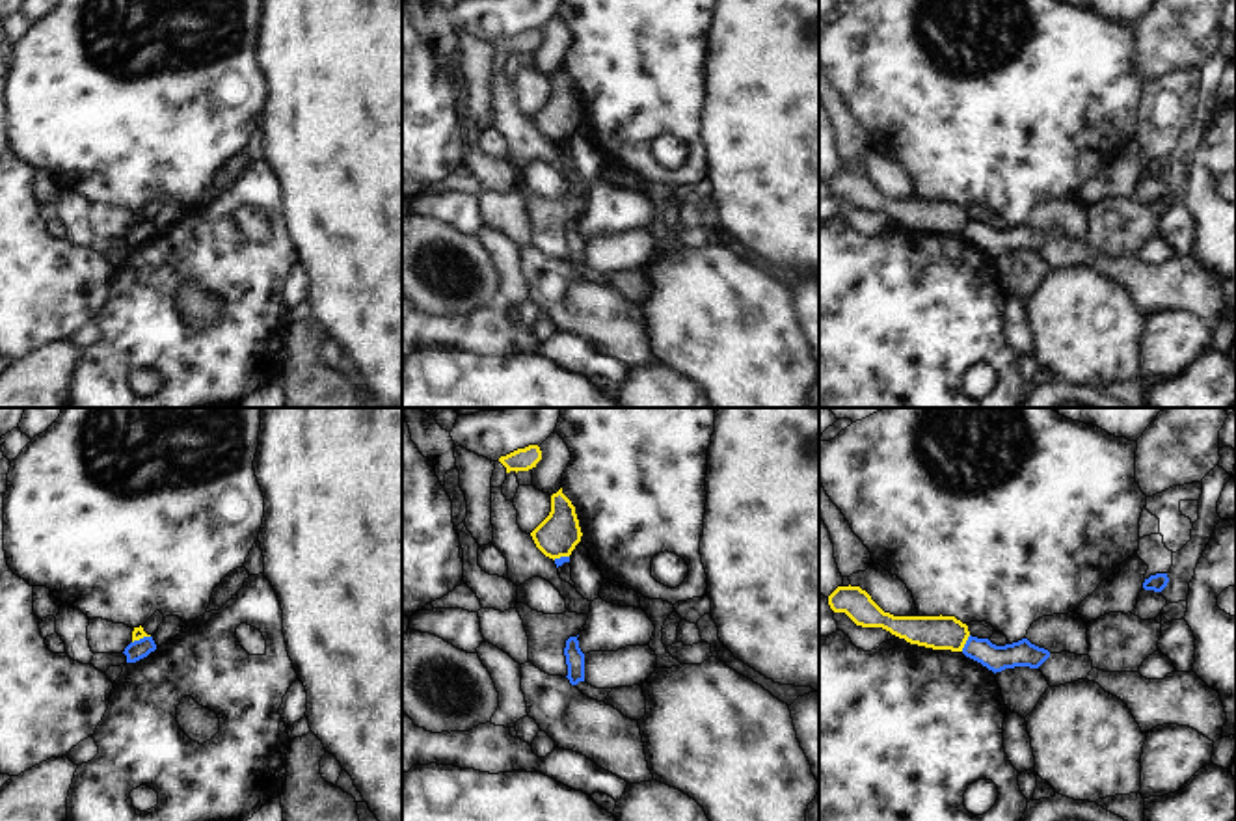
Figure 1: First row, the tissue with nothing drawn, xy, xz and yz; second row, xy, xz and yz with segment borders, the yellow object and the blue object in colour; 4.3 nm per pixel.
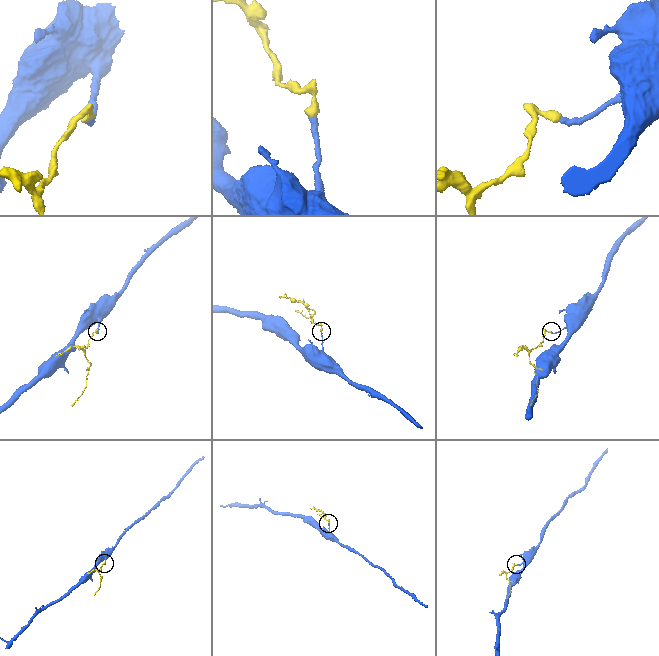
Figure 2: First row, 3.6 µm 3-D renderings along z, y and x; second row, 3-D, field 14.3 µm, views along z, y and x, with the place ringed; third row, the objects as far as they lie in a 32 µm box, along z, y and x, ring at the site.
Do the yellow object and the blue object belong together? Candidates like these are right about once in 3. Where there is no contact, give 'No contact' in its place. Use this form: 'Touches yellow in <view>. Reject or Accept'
Touches yellow in yz. Reject.

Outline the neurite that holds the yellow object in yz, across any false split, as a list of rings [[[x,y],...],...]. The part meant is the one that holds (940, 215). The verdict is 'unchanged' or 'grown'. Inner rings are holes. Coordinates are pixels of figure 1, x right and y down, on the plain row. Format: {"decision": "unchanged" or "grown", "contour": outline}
{"decision": "unchanged", "contour": [[[838,169],[828,179],[834,195],[845,195],[856,209],[882,210],[910,227],[962,235],[970,214],[955,199],[893,199],[884,195],[860,169]]]}

